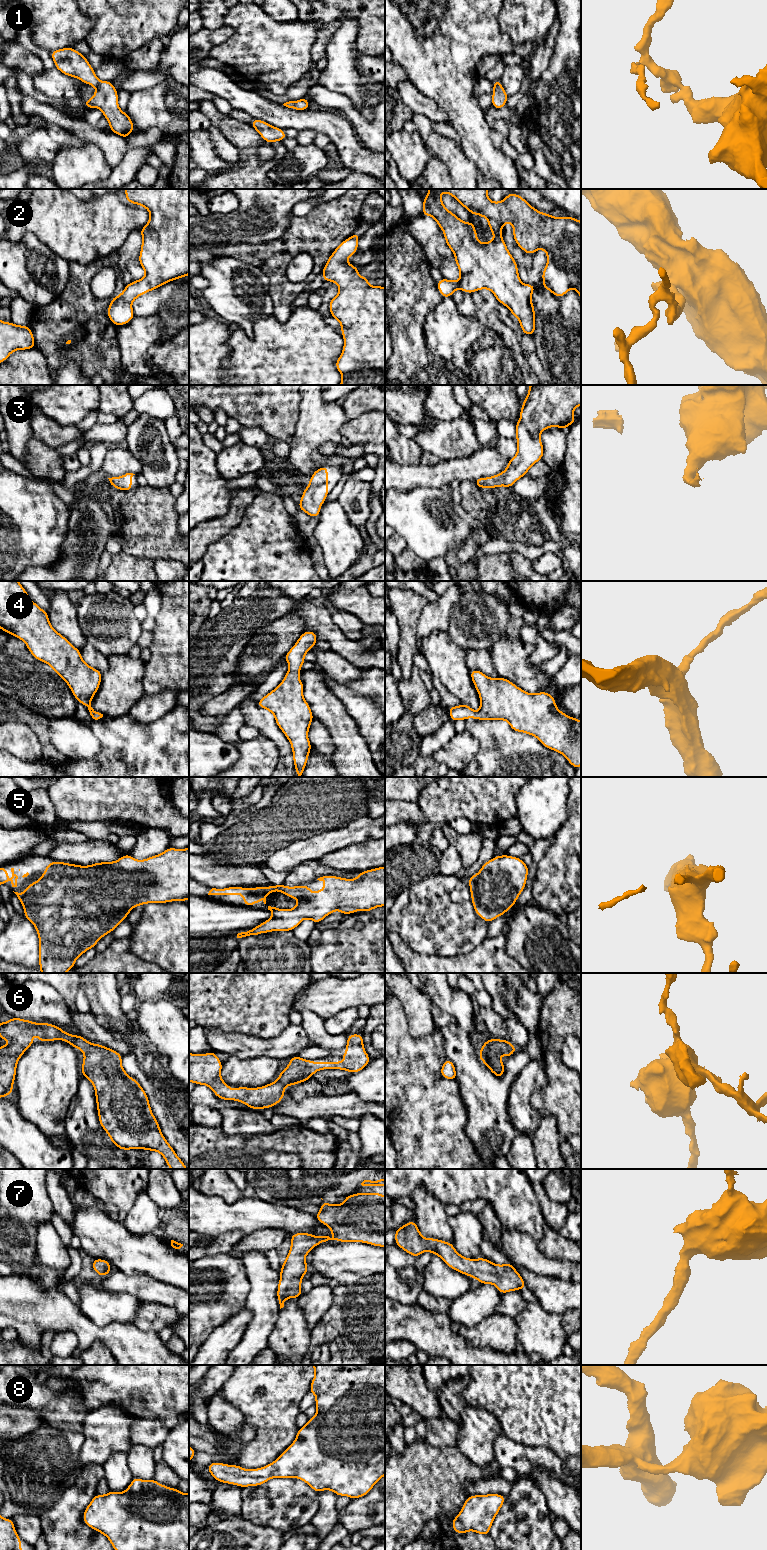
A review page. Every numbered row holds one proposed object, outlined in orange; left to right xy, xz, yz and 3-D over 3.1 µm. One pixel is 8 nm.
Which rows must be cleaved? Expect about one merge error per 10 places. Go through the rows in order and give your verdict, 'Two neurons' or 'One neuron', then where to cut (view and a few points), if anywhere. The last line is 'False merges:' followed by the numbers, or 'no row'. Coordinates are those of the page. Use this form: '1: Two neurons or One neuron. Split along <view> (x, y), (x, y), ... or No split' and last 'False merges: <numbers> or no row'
1: One neuron. No split
2: One neuron. No split
3: One neuron. No split
4: One neuron. No split
5: One neuron. No split
6: One neuron. No split
7: One neuron. No split
8: One neuron. No split
False merges: no row

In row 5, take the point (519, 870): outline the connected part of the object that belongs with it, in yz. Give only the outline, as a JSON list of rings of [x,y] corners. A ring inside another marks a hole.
[[[507,854],[486,861],[478,874],[468,878],[471,900],[475,913],[487,923],[504,915],[512,909],[519,895],[525,889],[529,866],[520,857],[511,857]]]

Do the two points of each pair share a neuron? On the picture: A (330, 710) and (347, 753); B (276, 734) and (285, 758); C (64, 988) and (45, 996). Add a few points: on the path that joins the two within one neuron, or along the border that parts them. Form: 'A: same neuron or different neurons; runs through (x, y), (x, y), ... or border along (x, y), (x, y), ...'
A: same neuron; runs through (337, 721), (345, 733), (347, 742)
B: same neuron; runs through (280, 740), (285, 752)
C: different neurons; border along (46, 983), (63, 999), (70, 1010)

